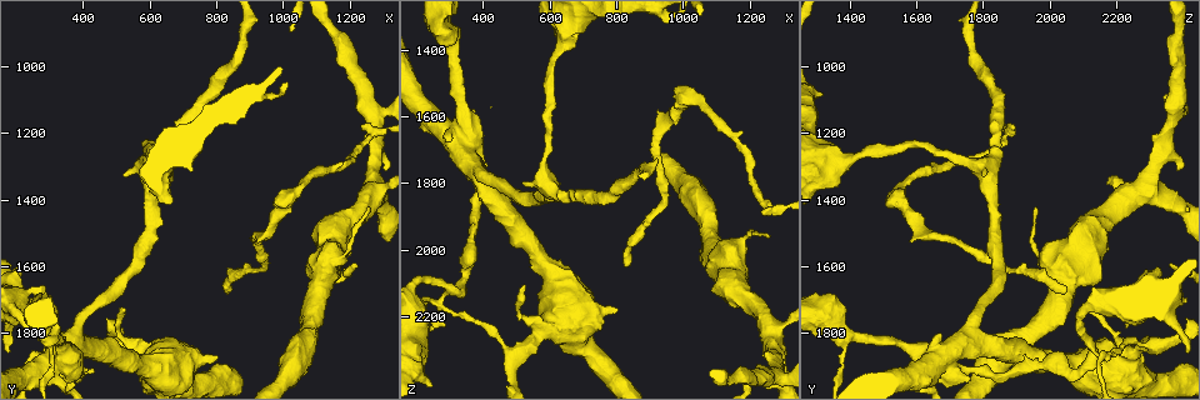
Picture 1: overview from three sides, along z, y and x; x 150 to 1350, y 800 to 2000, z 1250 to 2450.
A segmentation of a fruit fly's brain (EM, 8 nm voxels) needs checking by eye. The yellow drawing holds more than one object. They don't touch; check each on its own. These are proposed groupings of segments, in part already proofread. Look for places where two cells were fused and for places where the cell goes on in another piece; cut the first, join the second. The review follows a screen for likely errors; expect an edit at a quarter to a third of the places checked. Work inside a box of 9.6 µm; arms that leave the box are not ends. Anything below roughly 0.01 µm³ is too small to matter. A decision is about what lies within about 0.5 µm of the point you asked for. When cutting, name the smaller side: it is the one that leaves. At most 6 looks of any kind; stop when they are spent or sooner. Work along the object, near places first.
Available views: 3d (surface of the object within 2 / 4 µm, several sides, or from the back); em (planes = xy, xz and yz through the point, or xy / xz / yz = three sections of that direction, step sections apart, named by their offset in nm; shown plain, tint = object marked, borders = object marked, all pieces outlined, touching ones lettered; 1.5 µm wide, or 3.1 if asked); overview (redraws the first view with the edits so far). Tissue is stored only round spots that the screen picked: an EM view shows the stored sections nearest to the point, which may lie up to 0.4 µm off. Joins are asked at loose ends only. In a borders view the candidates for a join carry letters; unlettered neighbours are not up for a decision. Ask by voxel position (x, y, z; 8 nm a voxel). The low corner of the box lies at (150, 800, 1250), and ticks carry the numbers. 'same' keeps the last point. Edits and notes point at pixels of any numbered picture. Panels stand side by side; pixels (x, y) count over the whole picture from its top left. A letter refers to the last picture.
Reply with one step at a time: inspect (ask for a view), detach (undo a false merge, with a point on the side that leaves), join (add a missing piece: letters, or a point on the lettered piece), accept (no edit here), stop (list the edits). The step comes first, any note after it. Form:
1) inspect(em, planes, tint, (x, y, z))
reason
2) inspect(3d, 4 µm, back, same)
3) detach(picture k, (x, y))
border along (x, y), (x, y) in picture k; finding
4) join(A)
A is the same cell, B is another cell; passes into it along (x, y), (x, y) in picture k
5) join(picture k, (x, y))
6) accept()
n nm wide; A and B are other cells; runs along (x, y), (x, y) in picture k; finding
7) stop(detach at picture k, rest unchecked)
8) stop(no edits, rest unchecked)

inspect(em, planes, borders, (300, 1680, 1340))
stops while still wide

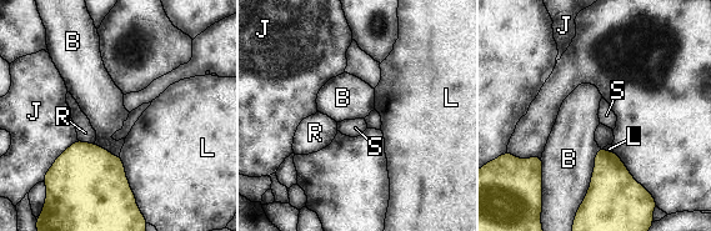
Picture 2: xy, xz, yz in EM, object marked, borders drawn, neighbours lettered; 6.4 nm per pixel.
accept()
B, J, L, R and S are other cells; border along (78, 139), (94, 144) in picture 2; none of them fits

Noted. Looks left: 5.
inspect(3d, 2 µm, (820, 1680, 2050))
free end

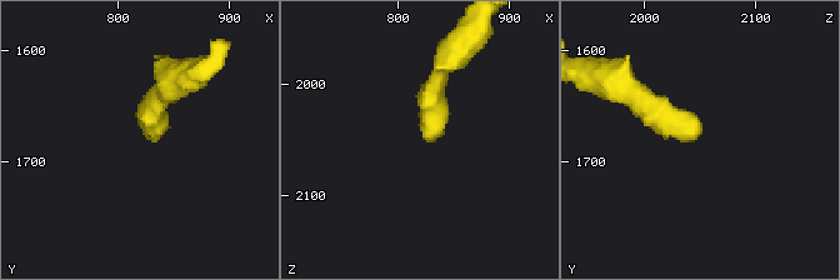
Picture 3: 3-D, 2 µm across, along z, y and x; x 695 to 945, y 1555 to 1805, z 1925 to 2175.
inspect(em, planes, borders, (826, 1670, 2052))

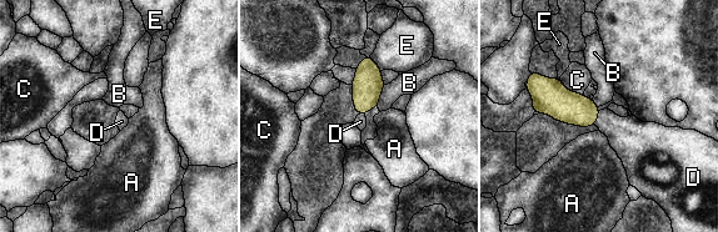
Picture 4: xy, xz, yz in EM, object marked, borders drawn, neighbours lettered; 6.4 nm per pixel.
join(picture 4, (629, 137))
180 nm wide; D is the same cell, A, B, C and E are other cells; passes into it along (563, 105), (597, 117), (629, 137) in picture 4; it goes on there

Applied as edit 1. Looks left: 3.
inspect(em, planes, plain, (280, 1860, 2150))
closes a loop

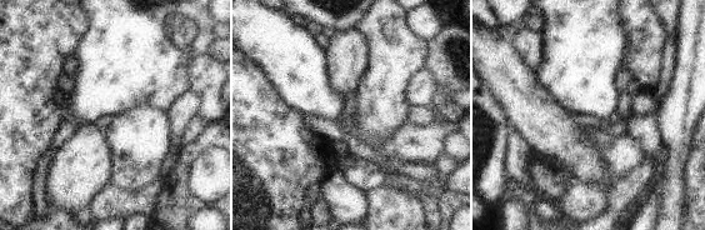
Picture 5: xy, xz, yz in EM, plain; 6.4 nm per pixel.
inspect(em, planes, tint, same)
with the object marked

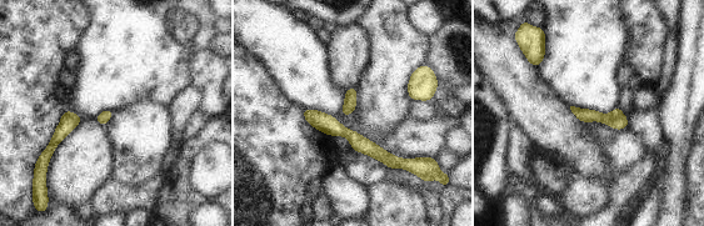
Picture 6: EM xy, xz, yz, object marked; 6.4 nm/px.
inspect(em, planes, borders, same)
see the neighbours

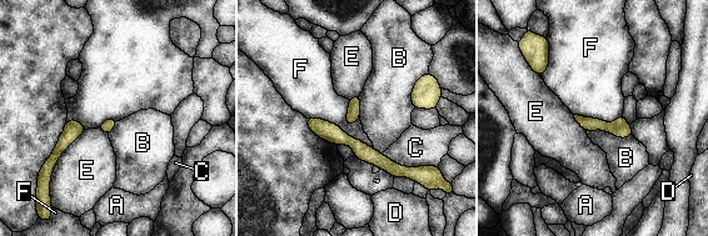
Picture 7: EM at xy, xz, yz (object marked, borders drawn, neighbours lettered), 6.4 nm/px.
detach(picture 7, (588, 124))
80 nm wide; A, B, C, D, E and F are other cells; the part that leaves runs along (579, 119), (628, 132) in picture 7; a second cell is stuck on

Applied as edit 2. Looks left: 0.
stop(join at picture 4, detach at picture 7, rest unchecked)

